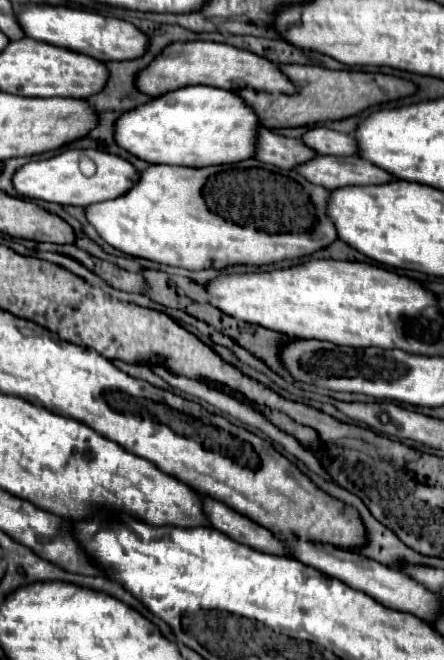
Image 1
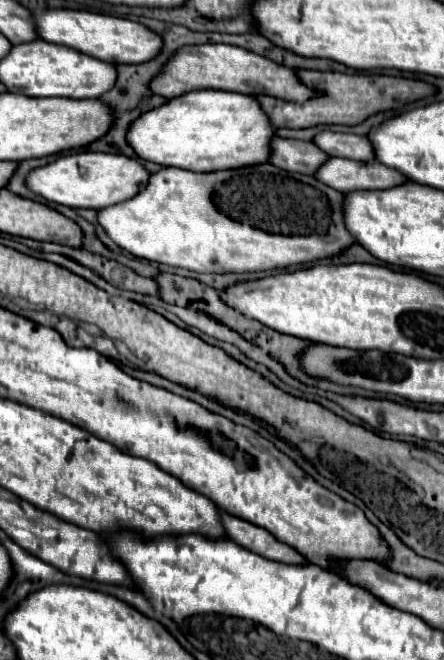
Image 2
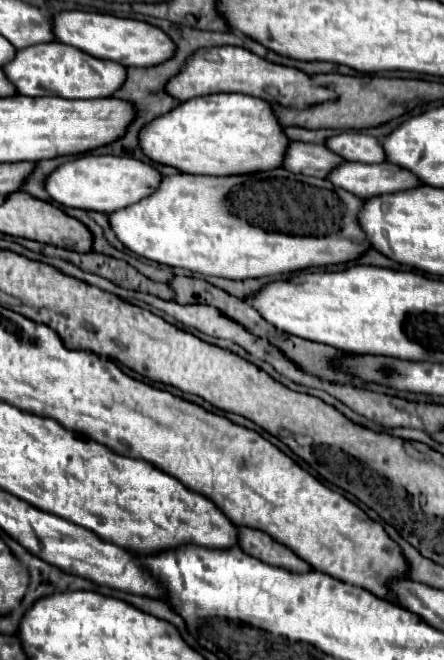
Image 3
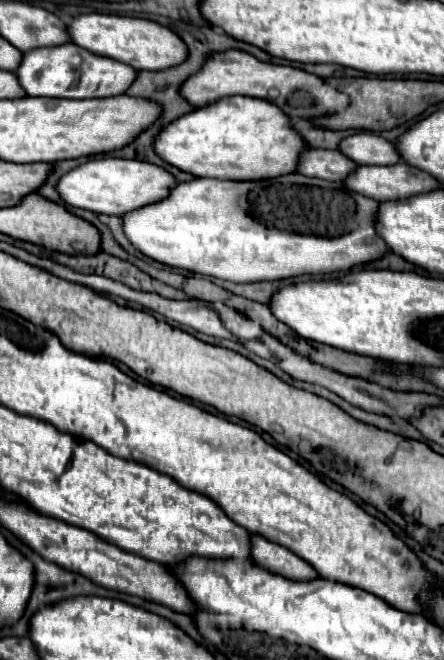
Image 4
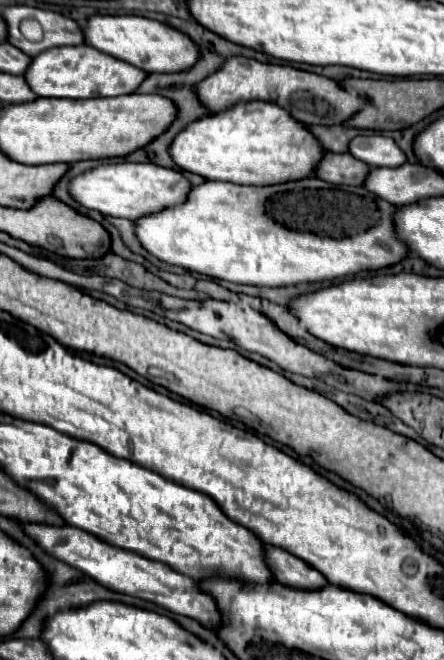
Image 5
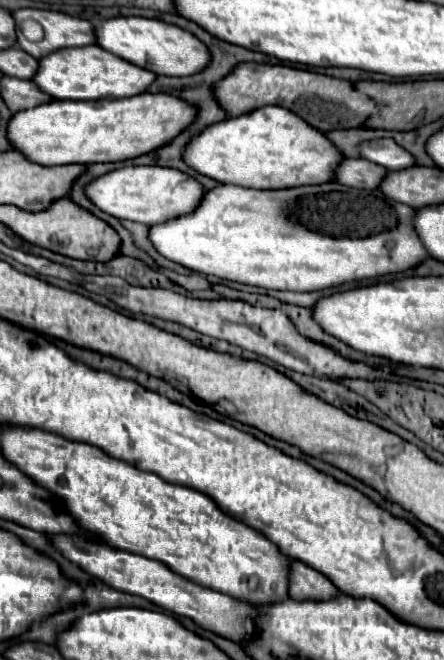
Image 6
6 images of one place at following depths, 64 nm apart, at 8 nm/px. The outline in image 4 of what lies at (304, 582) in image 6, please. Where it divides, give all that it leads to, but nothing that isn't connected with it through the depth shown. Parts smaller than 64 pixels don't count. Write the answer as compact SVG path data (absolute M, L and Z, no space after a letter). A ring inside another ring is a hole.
M252 536L250 540L252 540L252 558L264 570L298 582L308 582L318 578L318 572L308 562L292 554L288 548L268 542L262 536Z

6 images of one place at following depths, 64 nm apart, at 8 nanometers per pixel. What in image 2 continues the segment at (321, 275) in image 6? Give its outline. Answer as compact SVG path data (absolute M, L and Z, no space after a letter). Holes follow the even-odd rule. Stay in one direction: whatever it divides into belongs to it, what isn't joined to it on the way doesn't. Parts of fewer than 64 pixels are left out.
M258 164L238 170L198 174L180 168L164 168L152 174L138 196L98 210L98 222L106 234L132 256L194 272L244 274L288 268L338 256L356 238L344 224L344 194L322 184L314 176L288 174L274 164Z

